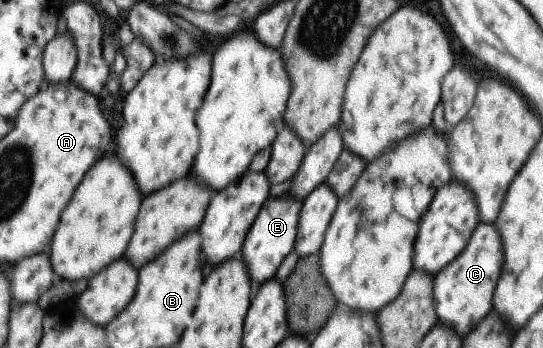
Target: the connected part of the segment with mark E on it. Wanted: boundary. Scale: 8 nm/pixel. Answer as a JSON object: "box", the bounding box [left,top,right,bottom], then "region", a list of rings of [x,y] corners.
{"box":[242,191,304,288],"region":[[[288,191],[279,197],[269,197],[267,203],[263,205],[261,213],[257,216],[247,236],[242,253],[245,267],[251,275],[255,288],[271,281],[277,275],[281,263],[287,259],[287,255],[293,253],[299,237],[299,223],[301,223],[303,204],[304,201],[292,197],[291,191]]]}

